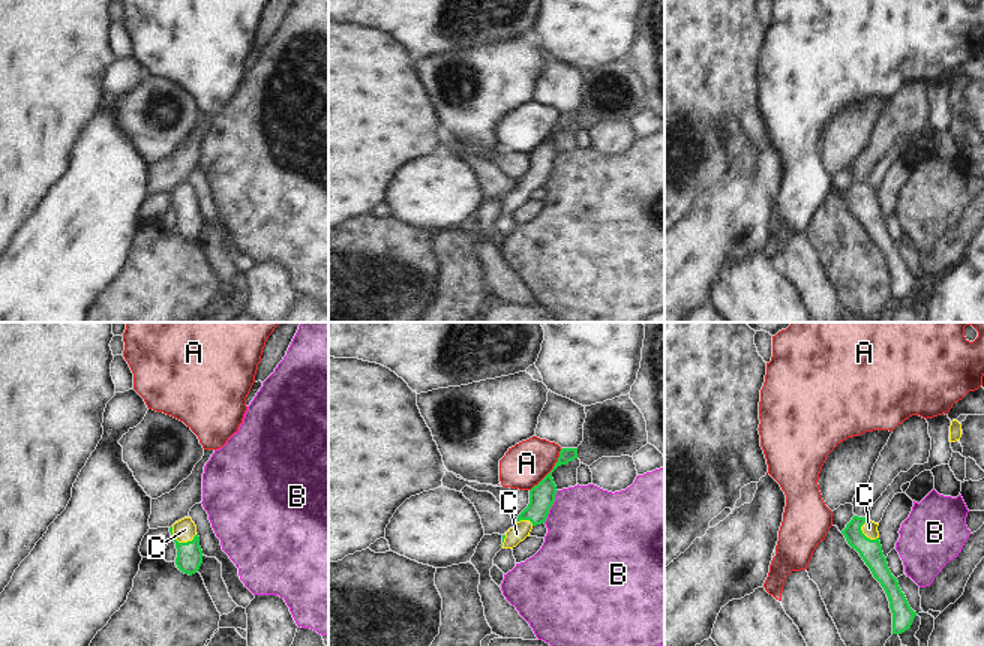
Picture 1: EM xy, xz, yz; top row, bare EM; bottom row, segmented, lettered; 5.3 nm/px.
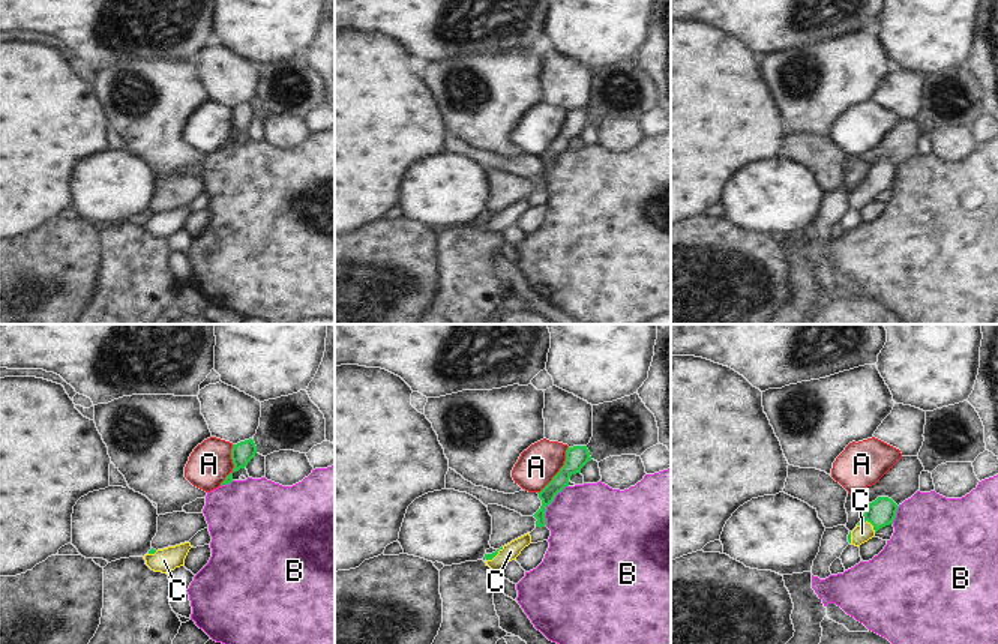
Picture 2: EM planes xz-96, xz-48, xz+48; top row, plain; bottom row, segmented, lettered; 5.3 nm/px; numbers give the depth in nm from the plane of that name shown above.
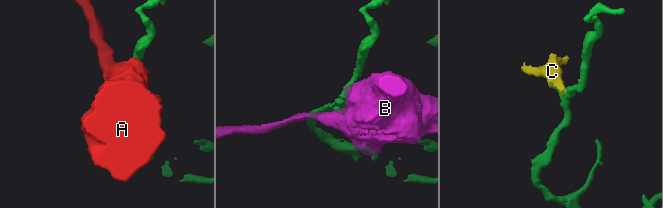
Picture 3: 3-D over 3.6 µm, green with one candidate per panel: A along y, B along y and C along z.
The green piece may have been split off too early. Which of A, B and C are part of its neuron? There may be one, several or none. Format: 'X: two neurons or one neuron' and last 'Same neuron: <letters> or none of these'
A: two neurons
B: two neurons
C: one neuron
Same neuron: C

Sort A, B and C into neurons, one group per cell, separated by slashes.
A / B / C

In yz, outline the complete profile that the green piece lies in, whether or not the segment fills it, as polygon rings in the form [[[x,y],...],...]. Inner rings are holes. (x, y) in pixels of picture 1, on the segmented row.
[[[854,516],[842,534],[848,544],[860,553],[873,577],[884,588],[892,613],[892,634],[902,634],[910,628],[916,612],[910,609],[897,579],[888,568],[879,541],[878,526],[879,523],[872,522],[868,517]]]

